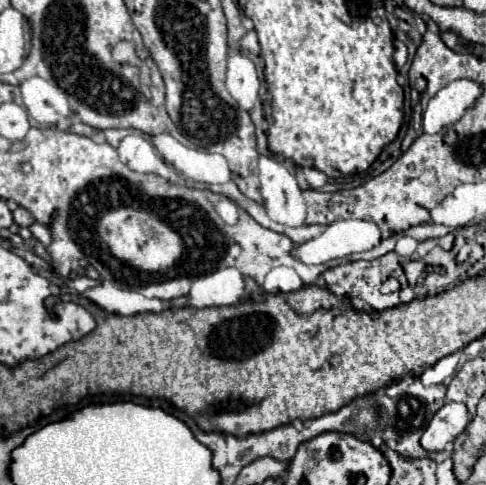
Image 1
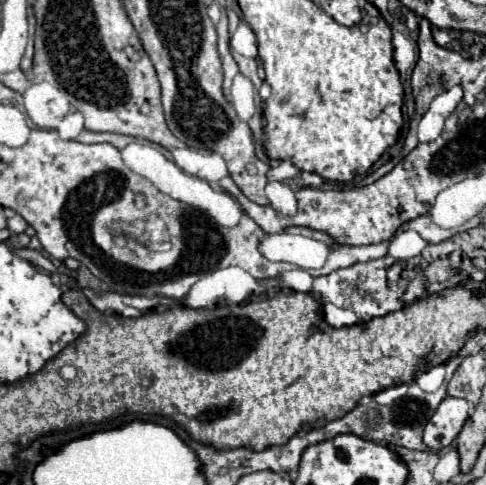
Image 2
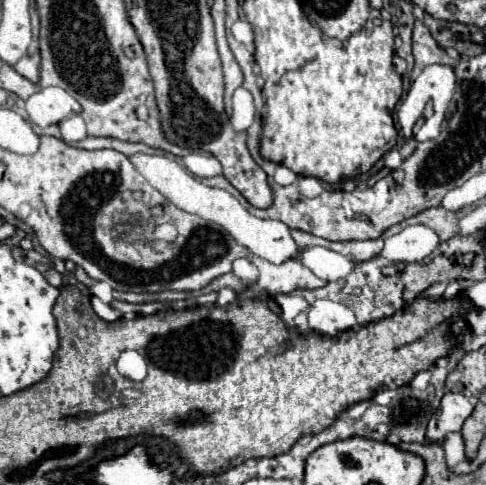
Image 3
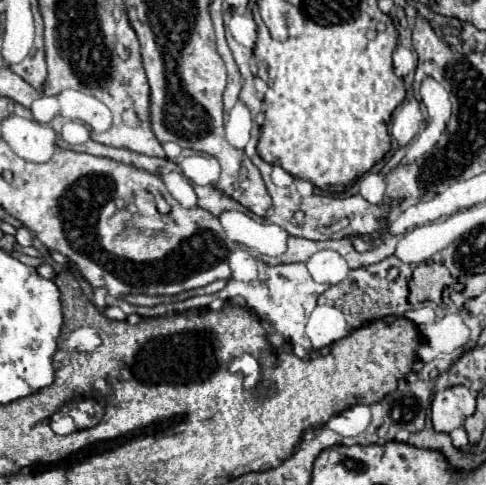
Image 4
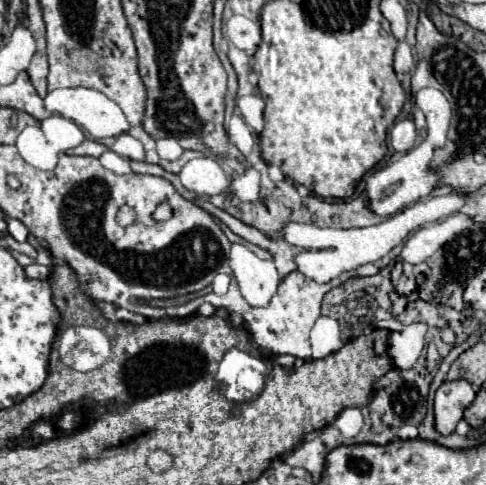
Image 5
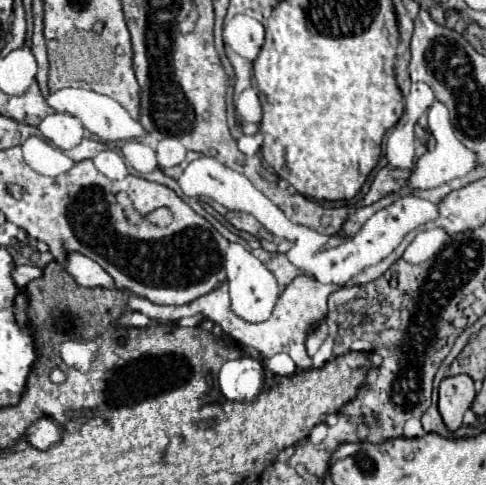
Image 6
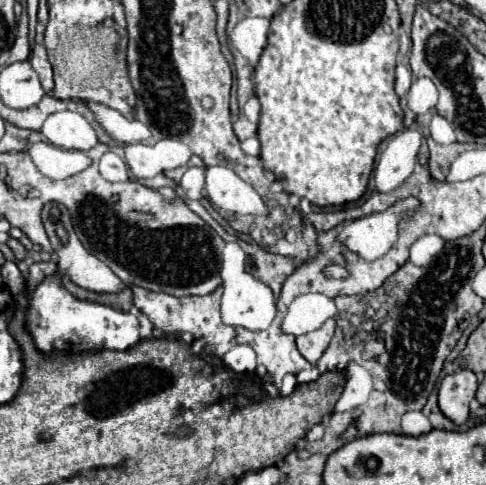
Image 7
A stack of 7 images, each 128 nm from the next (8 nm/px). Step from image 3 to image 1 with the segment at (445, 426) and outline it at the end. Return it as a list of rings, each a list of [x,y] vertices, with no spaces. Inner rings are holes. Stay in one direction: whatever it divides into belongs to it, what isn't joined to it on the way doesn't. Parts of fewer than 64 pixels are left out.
[[[446,402],[432,418],[420,438],[420,446],[426,452],[440,452],[448,442],[466,430],[468,410],[460,402]]]

